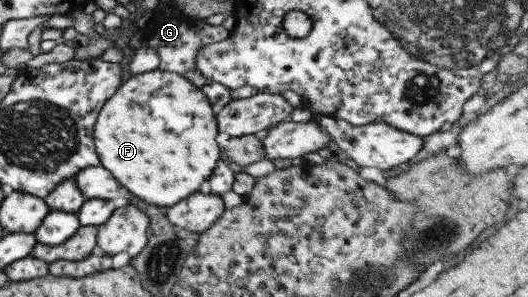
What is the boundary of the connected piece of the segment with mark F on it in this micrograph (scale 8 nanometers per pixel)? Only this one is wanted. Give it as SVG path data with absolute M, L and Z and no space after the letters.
M154 69L130 76L116 88L108 101L100 108L92 128L91 137L99 166L108 169L112 177L124 185L132 195L144 204L168 208L196 192L198 185L206 181L220 160L214 137L218 133L215 113L205 95L184 77Z

